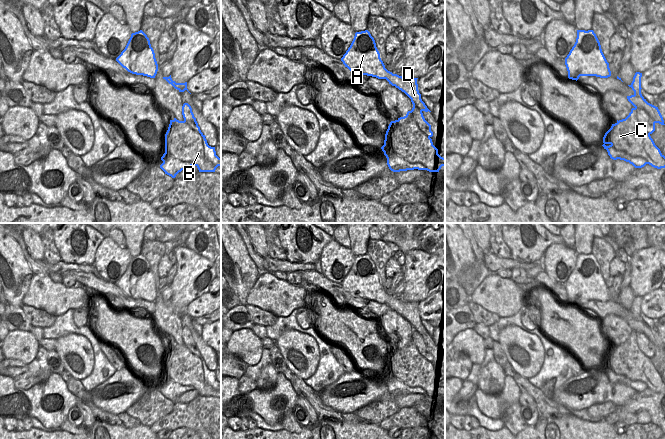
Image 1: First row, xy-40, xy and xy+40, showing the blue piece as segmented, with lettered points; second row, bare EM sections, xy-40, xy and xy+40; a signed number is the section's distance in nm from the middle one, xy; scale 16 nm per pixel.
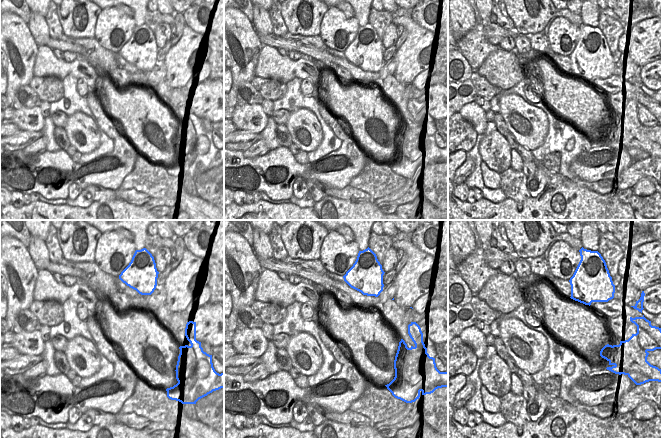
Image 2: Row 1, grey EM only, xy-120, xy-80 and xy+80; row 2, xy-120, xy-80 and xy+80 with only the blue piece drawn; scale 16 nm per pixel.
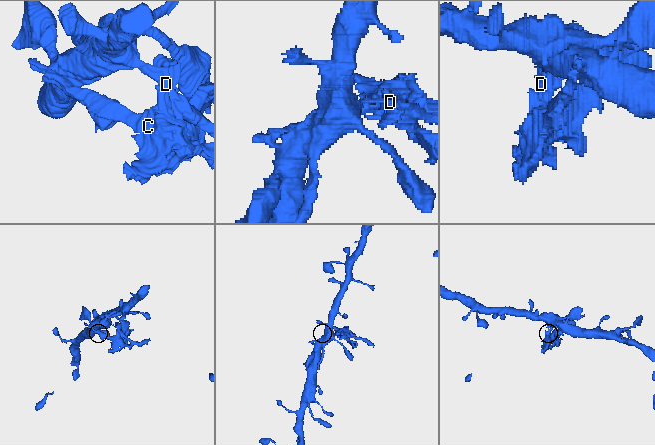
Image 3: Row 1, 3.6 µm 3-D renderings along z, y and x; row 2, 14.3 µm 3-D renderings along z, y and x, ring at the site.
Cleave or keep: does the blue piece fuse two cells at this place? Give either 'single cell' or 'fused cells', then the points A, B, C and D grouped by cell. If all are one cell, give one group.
fused cells | A / B C D

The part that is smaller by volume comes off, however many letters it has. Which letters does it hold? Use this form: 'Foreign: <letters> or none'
Foreign: B, C, D

